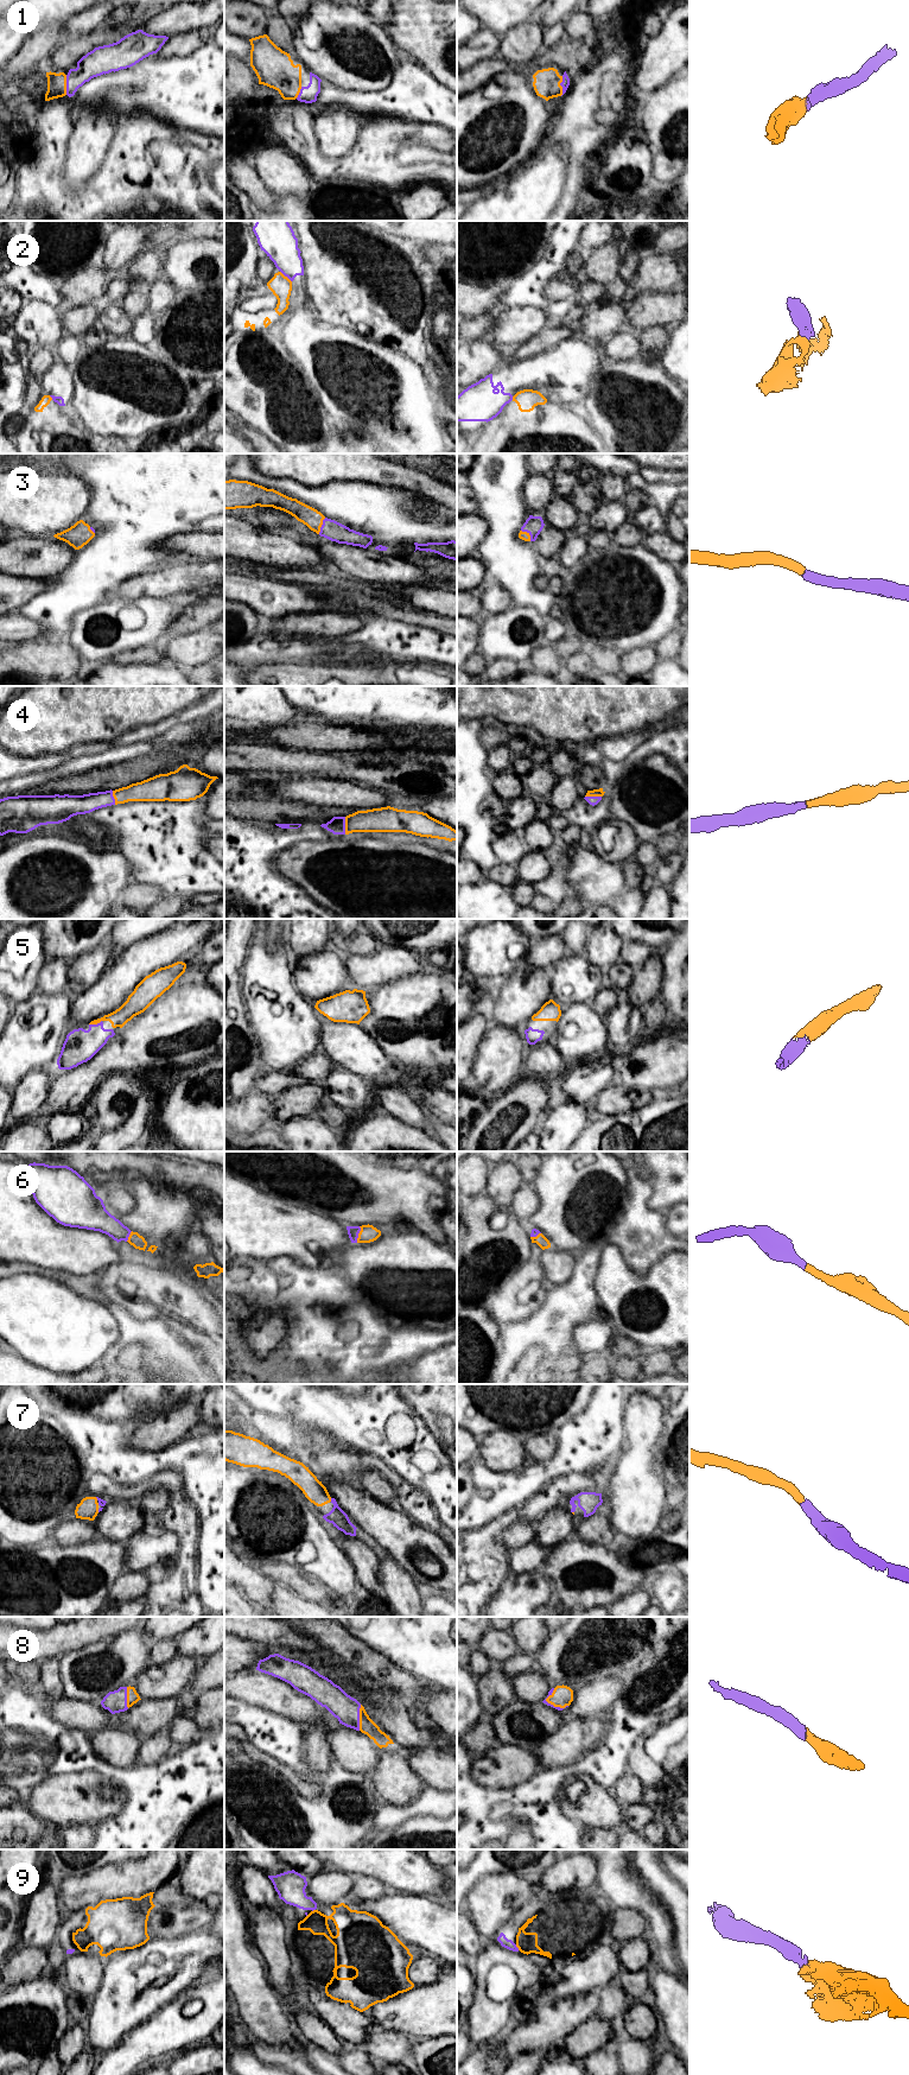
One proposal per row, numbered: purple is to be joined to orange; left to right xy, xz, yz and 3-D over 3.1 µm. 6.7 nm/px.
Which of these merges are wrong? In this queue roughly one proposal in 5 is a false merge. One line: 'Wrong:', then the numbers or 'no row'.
Wrong: 2

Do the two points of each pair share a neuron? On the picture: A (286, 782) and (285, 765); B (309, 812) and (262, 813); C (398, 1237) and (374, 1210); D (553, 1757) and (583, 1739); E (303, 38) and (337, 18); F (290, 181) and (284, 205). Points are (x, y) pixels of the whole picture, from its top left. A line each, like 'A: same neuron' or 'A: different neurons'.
A: different neurons
B: same neuron
C: different neurons
D: same neuron
E: same neuron
F: different neurons

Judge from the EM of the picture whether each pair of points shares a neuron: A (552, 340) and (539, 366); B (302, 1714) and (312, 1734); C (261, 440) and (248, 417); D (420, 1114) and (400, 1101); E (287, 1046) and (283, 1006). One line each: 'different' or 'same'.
A: different
B: different
C: different
D: same
E: same

